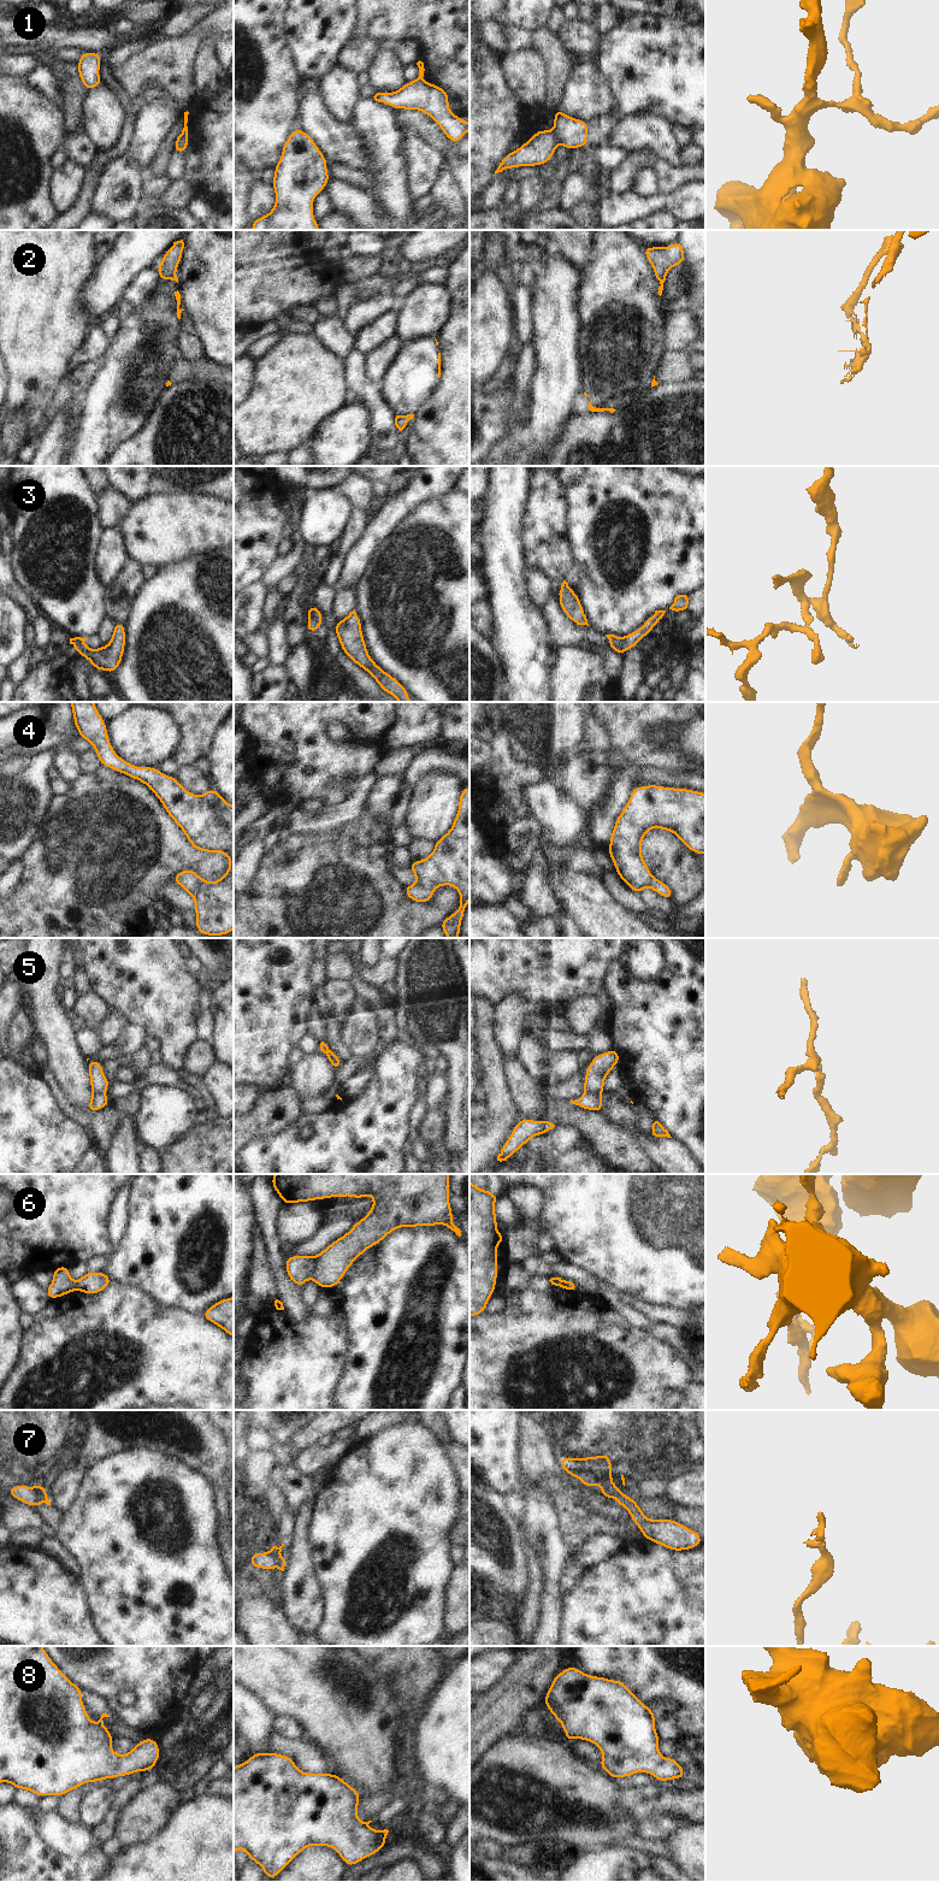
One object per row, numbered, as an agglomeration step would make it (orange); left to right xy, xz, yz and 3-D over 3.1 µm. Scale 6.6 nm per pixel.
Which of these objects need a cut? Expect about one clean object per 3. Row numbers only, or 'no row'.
1, 2, 3, 5, 6, 7

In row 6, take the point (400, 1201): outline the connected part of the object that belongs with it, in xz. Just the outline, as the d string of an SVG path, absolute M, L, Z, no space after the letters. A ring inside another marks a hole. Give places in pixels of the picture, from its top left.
M274 1174L271 1184L283 1204L299 1202L313 1202L331 1197L349 1197L361 1199L370 1194L373 1198L371 1210L362 1220L354 1223L350 1231L332 1241L321 1252L314 1256L314 1273L312 1279L319 1288L332 1288L342 1281L349 1267L370 1247L378 1245L394 1229L402 1227L432 1227L443 1225L461 1237L461 1231L454 1223L451 1205L449 1202L449 1174Z

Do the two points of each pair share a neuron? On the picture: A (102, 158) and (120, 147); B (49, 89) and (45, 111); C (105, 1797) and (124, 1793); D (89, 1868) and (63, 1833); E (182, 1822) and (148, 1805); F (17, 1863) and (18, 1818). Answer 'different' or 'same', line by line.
A: same
B: different
C: different
D: different
E: different
F: same

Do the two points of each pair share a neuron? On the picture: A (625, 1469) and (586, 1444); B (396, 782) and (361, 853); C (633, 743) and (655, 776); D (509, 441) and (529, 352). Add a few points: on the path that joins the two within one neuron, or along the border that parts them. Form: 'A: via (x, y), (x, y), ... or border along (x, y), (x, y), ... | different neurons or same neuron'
A: via (615, 1459), (600, 1444), (596, 1444) | same neuron
B: border along (364, 812), (370, 816), (387, 816) | different neurons
C: border along (642, 767), (661, 767), (677, 773) | different neurons
D: via (517, 419), (524, 373) | same neuron

